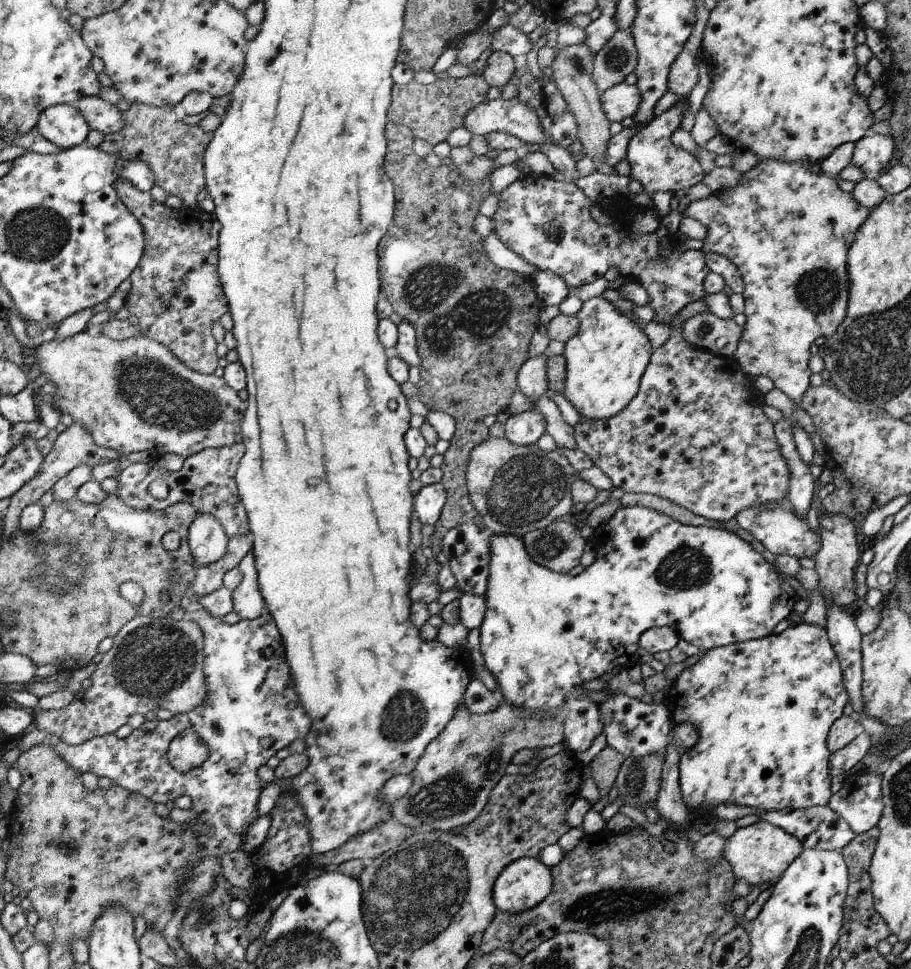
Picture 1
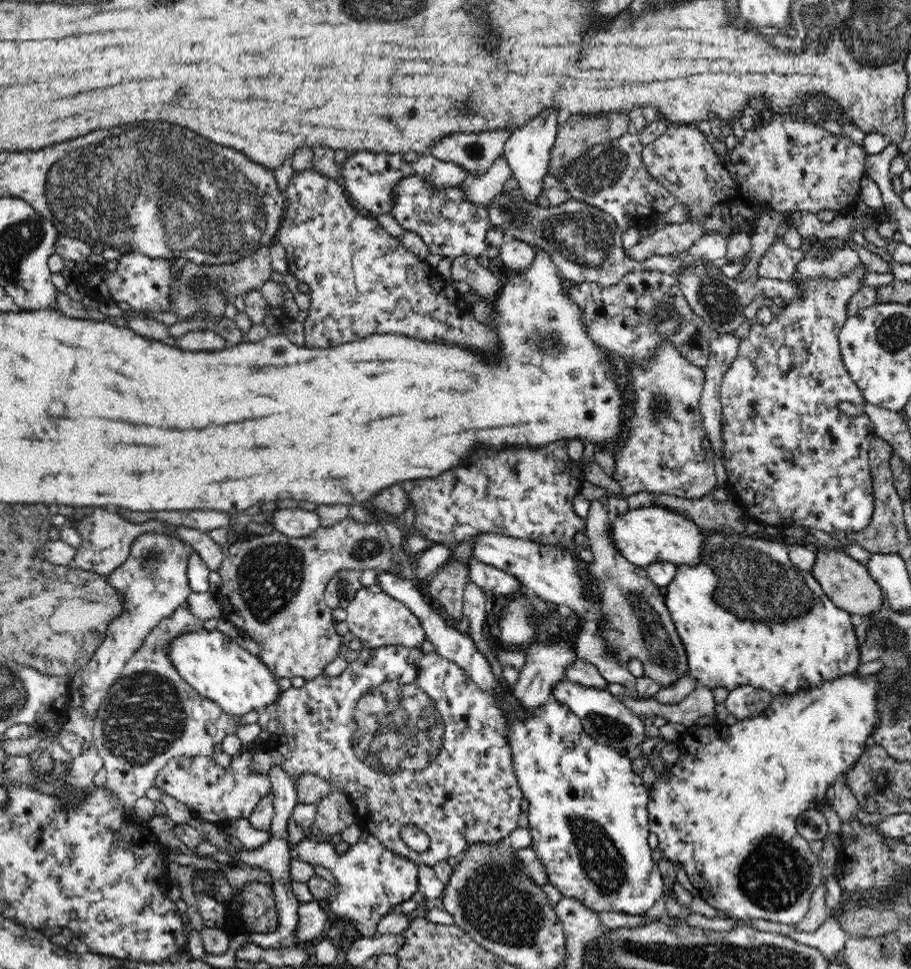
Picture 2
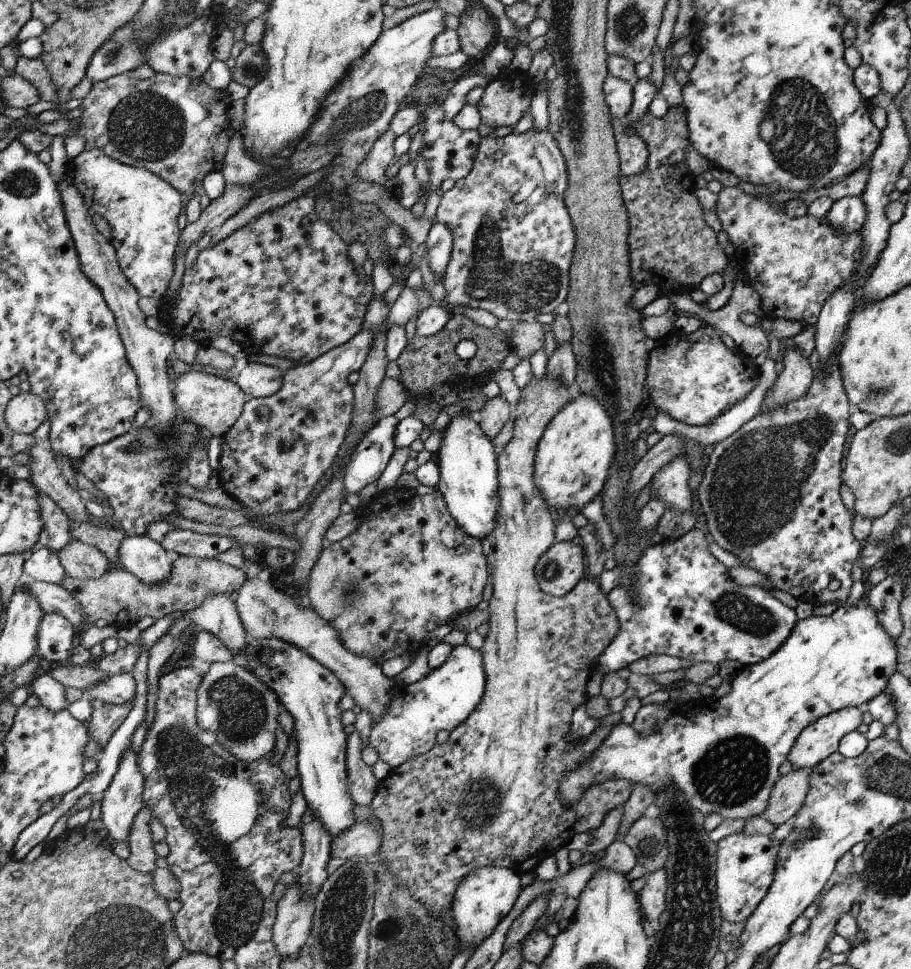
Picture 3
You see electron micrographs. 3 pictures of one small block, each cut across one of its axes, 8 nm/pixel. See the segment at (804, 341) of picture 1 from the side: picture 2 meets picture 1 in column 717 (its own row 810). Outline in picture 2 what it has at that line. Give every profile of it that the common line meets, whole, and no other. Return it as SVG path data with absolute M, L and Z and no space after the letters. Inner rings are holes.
M244 746L239 754L232 755L230 767L223 769L208 756L180 756L172 758L157 774L155 786L172 798L188 805L206 824L218 824L230 819L249 819L262 797L271 792L268 774L251 772L254 746Z

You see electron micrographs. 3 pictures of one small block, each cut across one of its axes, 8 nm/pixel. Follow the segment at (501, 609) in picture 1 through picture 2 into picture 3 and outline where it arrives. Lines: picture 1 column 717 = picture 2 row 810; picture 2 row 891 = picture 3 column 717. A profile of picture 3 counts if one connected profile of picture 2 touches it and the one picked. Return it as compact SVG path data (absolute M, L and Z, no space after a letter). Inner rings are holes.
M692 529L690 532L684 534L678 538L678 540L672 540L672 542L653 542L652 546L648 546L642 554L640 554L640 560L637 564L636 582L630 586L630 588L624 588L624 586L614 587L607 595L607 599L610 602L610 606L614 608L616 616L618 616L618 622L620 622L620 630L616 638L612 640L612 644L604 649L604 652L598 657L596 670L598 673L604 676L610 674L610 672L617 672L621 668L630 666L632 662L636 662L638 658L644 658L645 656L670 656L670 658L680 658L684 662L692 661L695 663L710 662L714 665L719 665L726 660L738 660L742 665L754 665L757 662L766 660L769 656L772 656L773 652L776 652L777 648L790 636L792 629L796 626L796 611L786 606L776 599L771 591L765 591L764 588L760 588L758 585L740 586L736 582L732 582L730 574L728 574L728 567L724 566L722 562L718 562L712 552L708 550L708 542L706 536L699 529ZM636 594L637 600L632 602L630 596Z

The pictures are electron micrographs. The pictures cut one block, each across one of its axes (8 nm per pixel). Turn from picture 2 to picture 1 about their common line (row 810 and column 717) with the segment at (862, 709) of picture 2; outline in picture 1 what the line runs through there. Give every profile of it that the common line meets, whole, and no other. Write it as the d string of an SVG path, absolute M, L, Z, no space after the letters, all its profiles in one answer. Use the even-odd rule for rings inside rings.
M799 623L790 625L780 634L772 634L760 639L748 640L729 646L718 647L706 651L706 654L694 664L687 667L680 677L676 677L671 685L672 692L664 699L664 704L671 714L674 725L690 722L698 729L698 742L694 748L682 752L679 767L679 788L682 802L686 805L688 812L698 821L713 821L714 808L722 804L736 804L740 808L752 808L752 810L791 810L808 809L814 806L827 806L833 796L831 790L831 776L829 759L831 756L828 748L828 734L832 724L843 716L843 710L849 701L846 688L843 684L843 674L834 653L832 644L828 639L825 628L814 626L814 624Z

